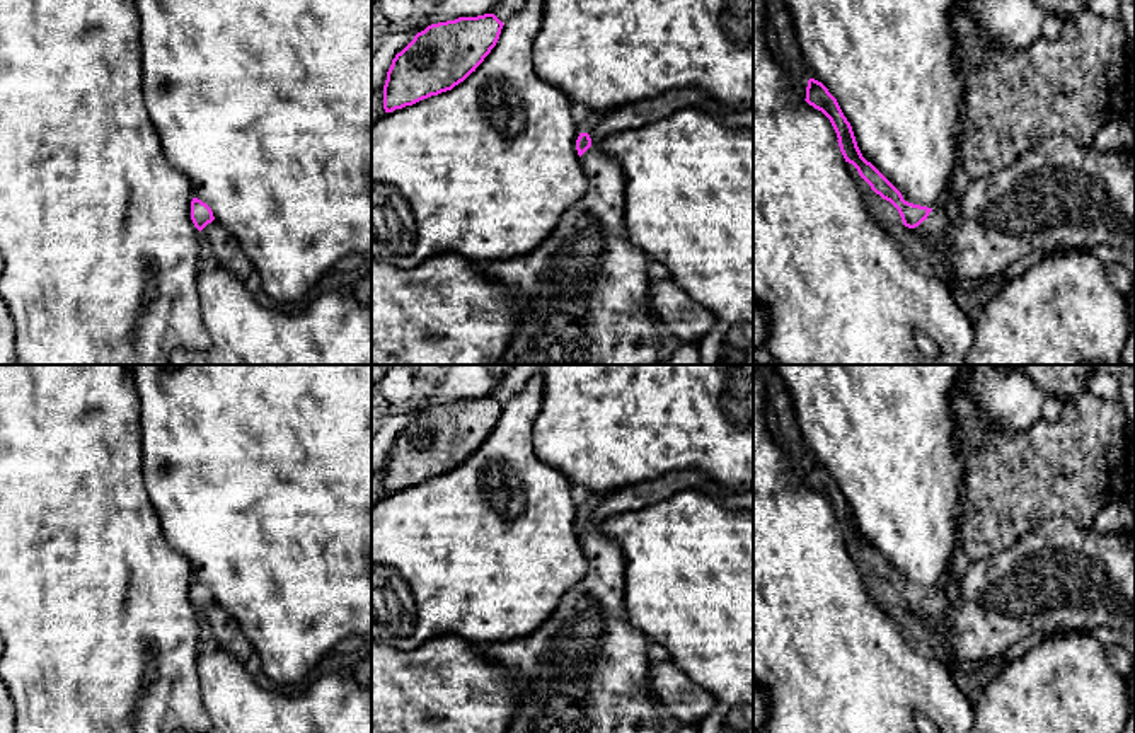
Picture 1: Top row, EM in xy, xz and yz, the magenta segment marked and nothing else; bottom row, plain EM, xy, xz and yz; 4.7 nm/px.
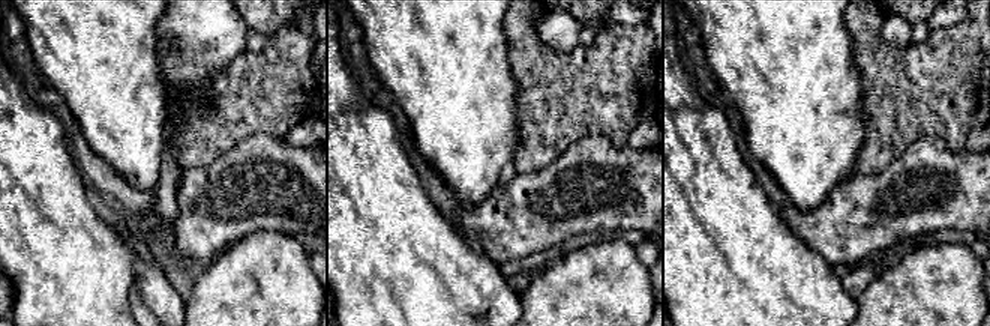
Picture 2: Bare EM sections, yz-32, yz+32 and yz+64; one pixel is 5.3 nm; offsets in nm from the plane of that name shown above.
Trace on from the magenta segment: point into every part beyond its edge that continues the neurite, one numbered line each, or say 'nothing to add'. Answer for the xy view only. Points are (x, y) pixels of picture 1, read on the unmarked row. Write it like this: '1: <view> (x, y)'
1: xy (229, 634)

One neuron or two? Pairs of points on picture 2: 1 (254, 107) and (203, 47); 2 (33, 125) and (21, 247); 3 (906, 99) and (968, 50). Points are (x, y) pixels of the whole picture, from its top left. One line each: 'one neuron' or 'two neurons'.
1: two neurons
2: one neuron
3: one neuron

